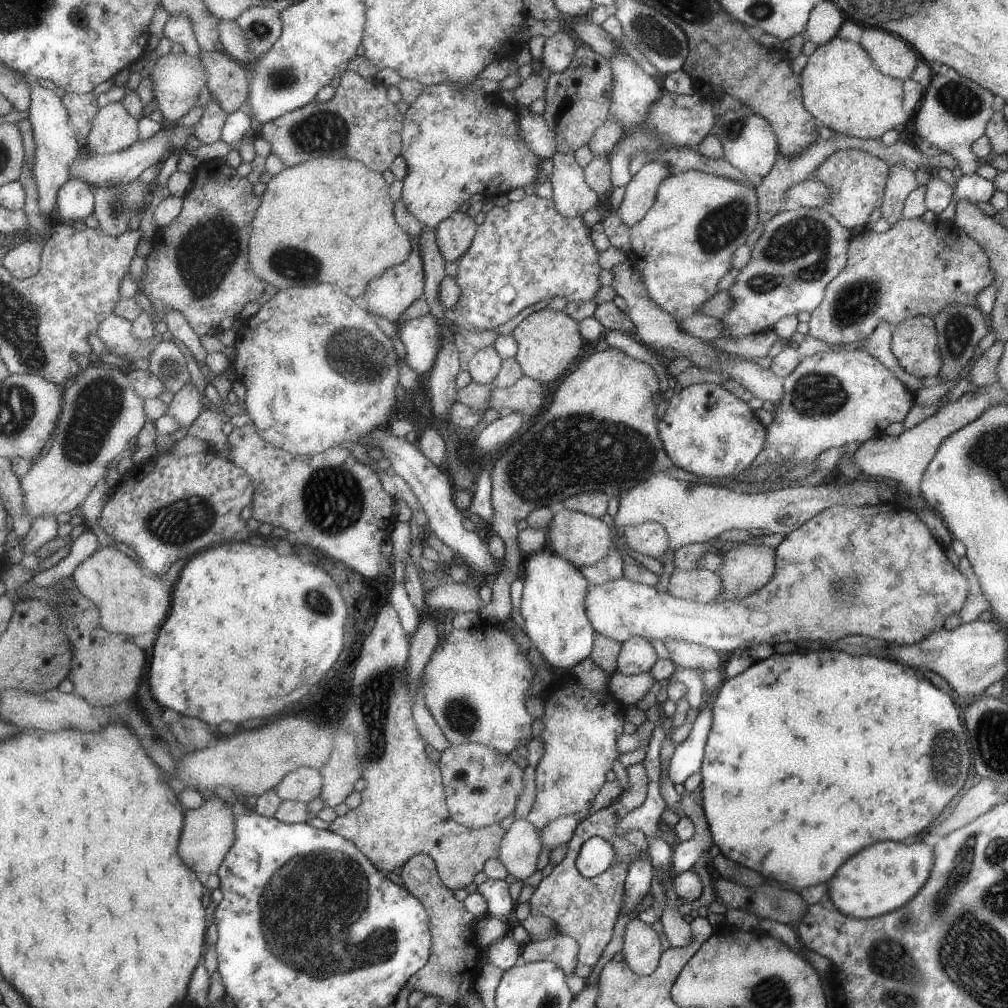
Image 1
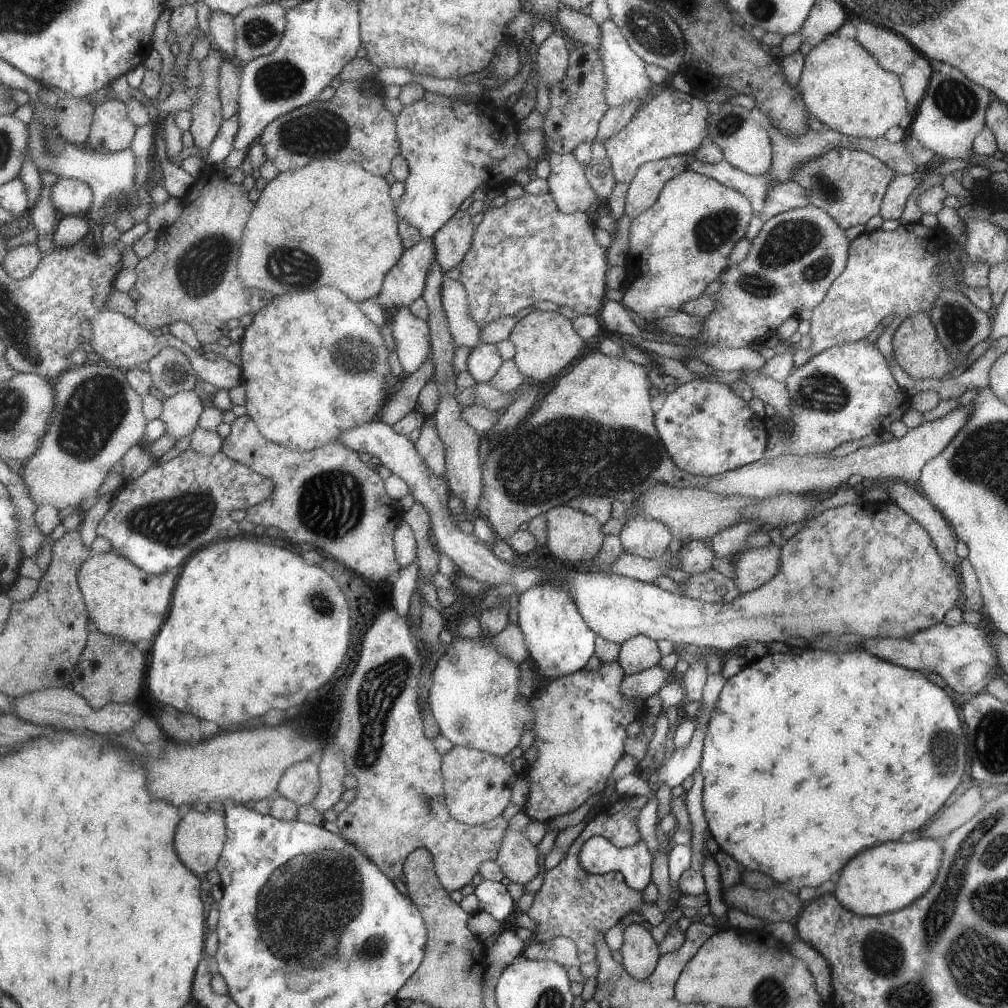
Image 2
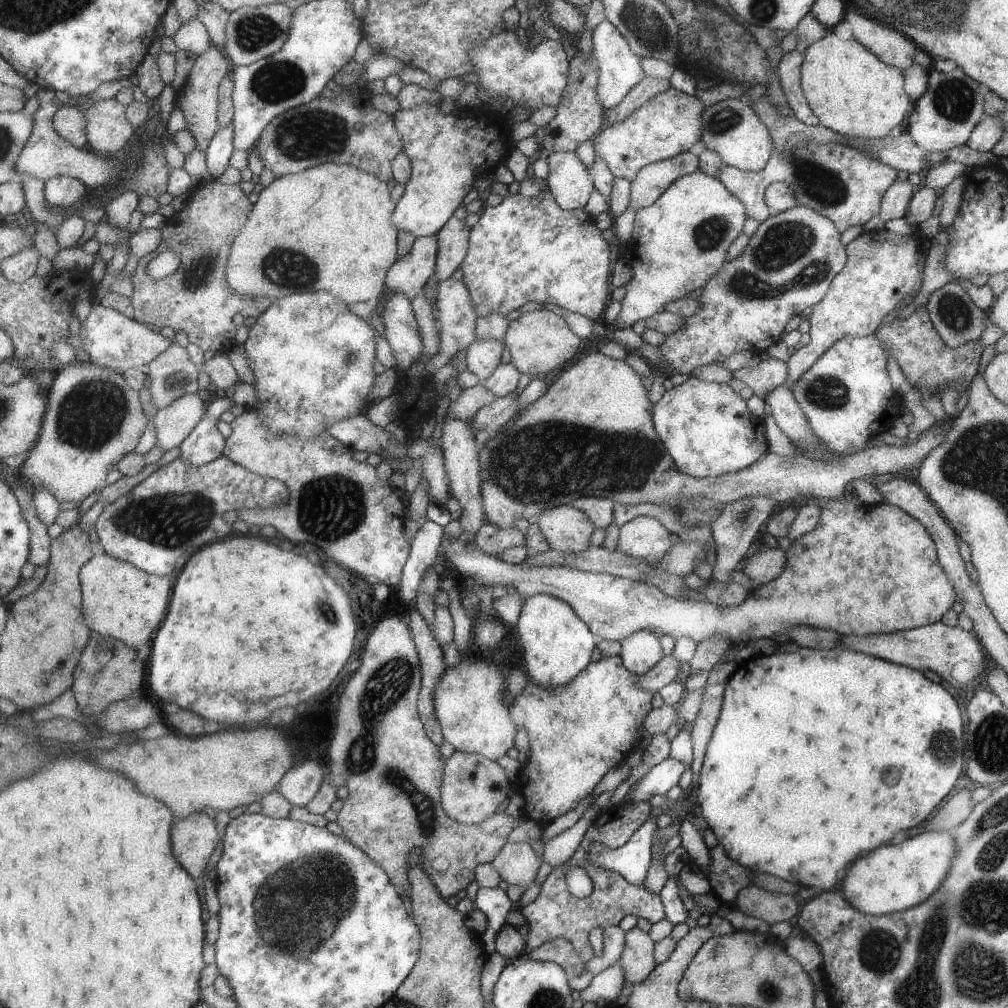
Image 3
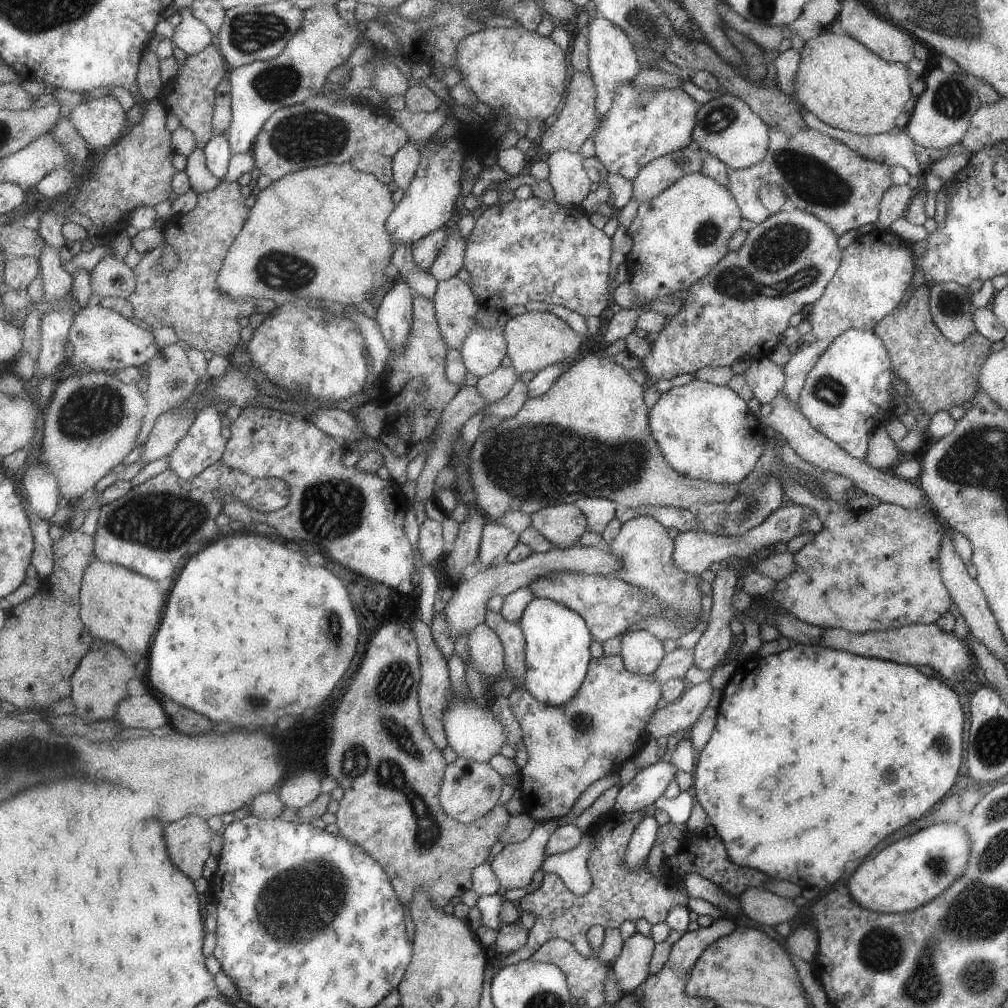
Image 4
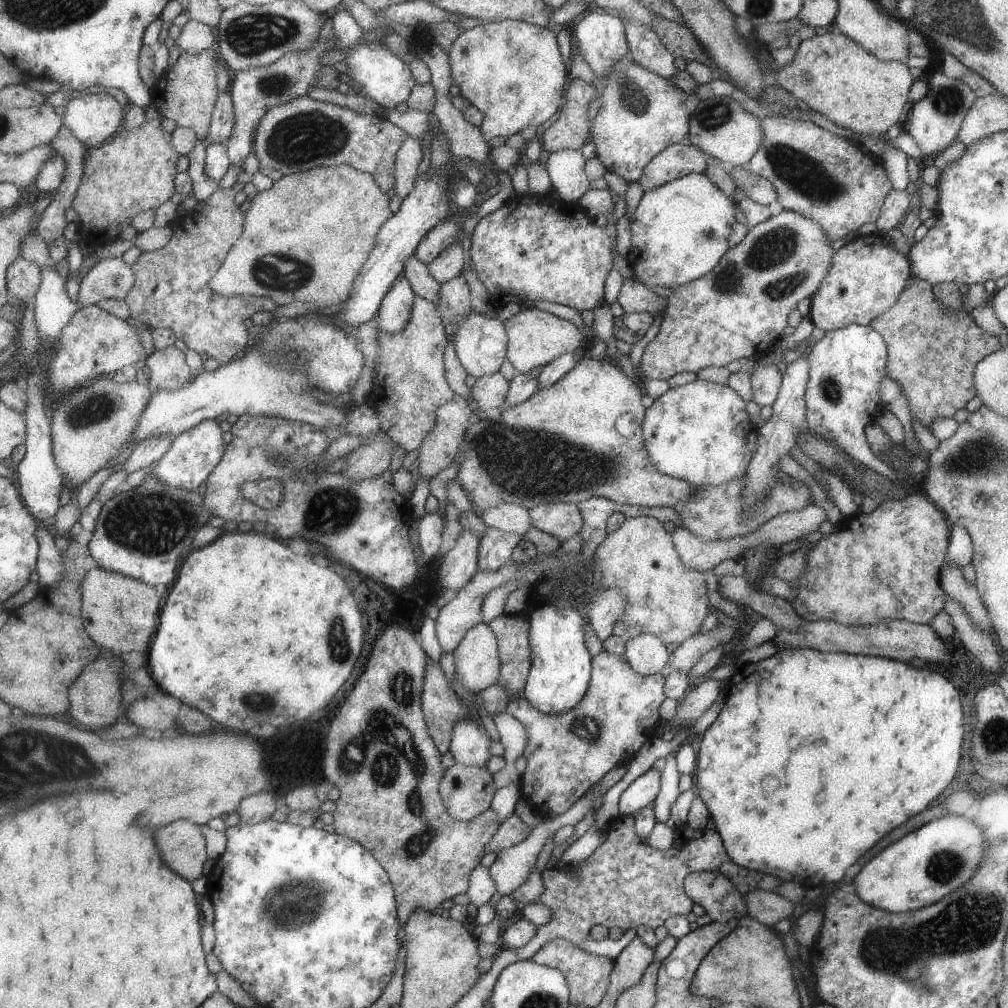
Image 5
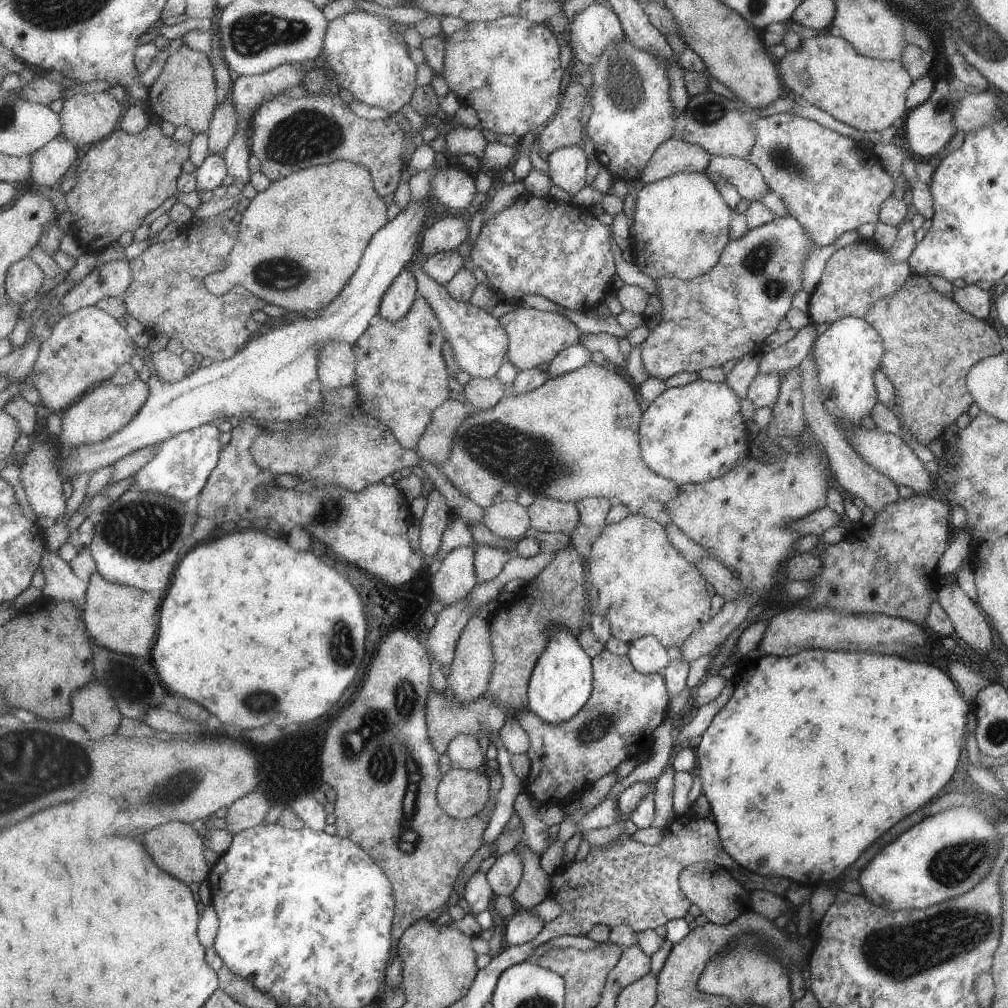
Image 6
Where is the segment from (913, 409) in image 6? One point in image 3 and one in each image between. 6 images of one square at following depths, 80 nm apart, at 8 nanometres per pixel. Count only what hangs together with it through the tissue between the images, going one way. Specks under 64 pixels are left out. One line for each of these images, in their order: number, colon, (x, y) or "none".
3: (926, 361)
4: (940, 375)
5: (932, 354)

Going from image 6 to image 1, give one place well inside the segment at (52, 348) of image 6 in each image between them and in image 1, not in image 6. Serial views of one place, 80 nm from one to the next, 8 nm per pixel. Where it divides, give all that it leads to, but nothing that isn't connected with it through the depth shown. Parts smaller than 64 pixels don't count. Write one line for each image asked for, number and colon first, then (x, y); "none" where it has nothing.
1: (116, 331)
2: (122, 342)
3: (112, 339)
4: (103, 339)
5: (96, 343)

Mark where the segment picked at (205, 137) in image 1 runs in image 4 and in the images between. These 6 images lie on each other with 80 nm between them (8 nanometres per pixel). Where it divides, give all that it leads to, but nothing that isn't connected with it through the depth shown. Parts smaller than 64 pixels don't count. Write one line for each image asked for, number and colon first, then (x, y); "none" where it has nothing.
2: (208, 116)
3: (198, 99)
4: (191, 96)

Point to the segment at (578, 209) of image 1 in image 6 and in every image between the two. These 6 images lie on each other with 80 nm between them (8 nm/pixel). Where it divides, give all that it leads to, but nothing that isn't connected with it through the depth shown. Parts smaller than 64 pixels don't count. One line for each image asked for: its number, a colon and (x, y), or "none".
2: (567, 184)
3: (568, 181)
4: (570, 184)
5: (565, 167)
6: (567, 166)

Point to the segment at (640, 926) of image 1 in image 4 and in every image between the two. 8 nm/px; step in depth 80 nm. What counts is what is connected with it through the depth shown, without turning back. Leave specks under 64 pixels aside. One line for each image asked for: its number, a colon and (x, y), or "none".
2: (639, 953)
3: (637, 960)
4: (630, 968)

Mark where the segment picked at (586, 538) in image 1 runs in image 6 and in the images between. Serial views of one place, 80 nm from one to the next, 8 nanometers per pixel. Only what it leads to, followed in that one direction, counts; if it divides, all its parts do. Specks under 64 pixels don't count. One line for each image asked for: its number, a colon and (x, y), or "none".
2: (571, 535)
3: (566, 529)
4: (563, 524)
5: (562, 520)
6: (548, 515)

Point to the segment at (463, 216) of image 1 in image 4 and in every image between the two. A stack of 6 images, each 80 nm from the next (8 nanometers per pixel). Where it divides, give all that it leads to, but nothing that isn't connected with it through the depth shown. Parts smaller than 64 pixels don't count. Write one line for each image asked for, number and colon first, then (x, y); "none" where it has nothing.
2: (452, 242)
3: (453, 238)
4: (449, 261)

